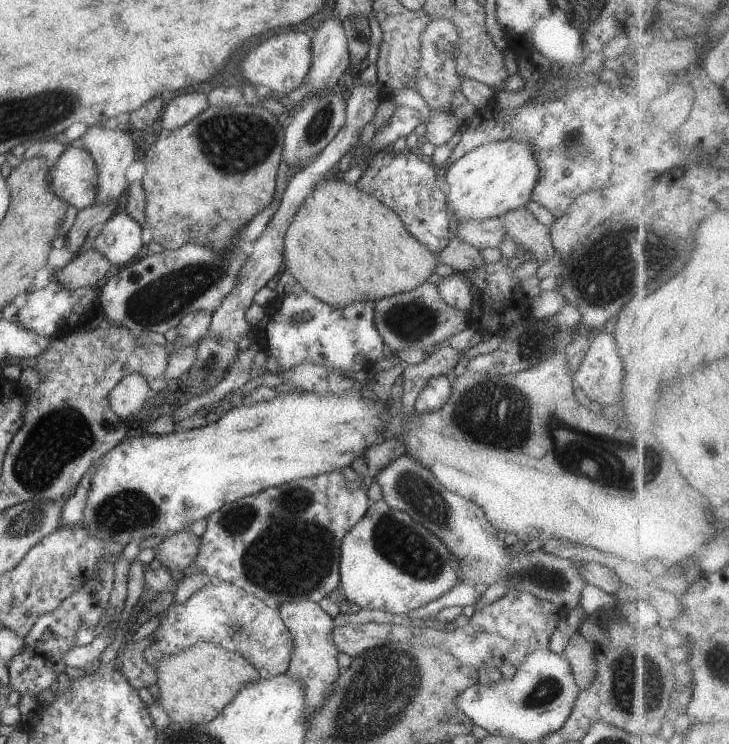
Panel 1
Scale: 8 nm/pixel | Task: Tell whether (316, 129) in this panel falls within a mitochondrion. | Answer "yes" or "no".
yes

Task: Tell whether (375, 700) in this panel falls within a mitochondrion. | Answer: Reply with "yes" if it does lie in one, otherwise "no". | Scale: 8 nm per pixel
yes

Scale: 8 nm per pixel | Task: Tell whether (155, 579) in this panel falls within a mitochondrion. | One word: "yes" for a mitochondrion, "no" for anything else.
no

